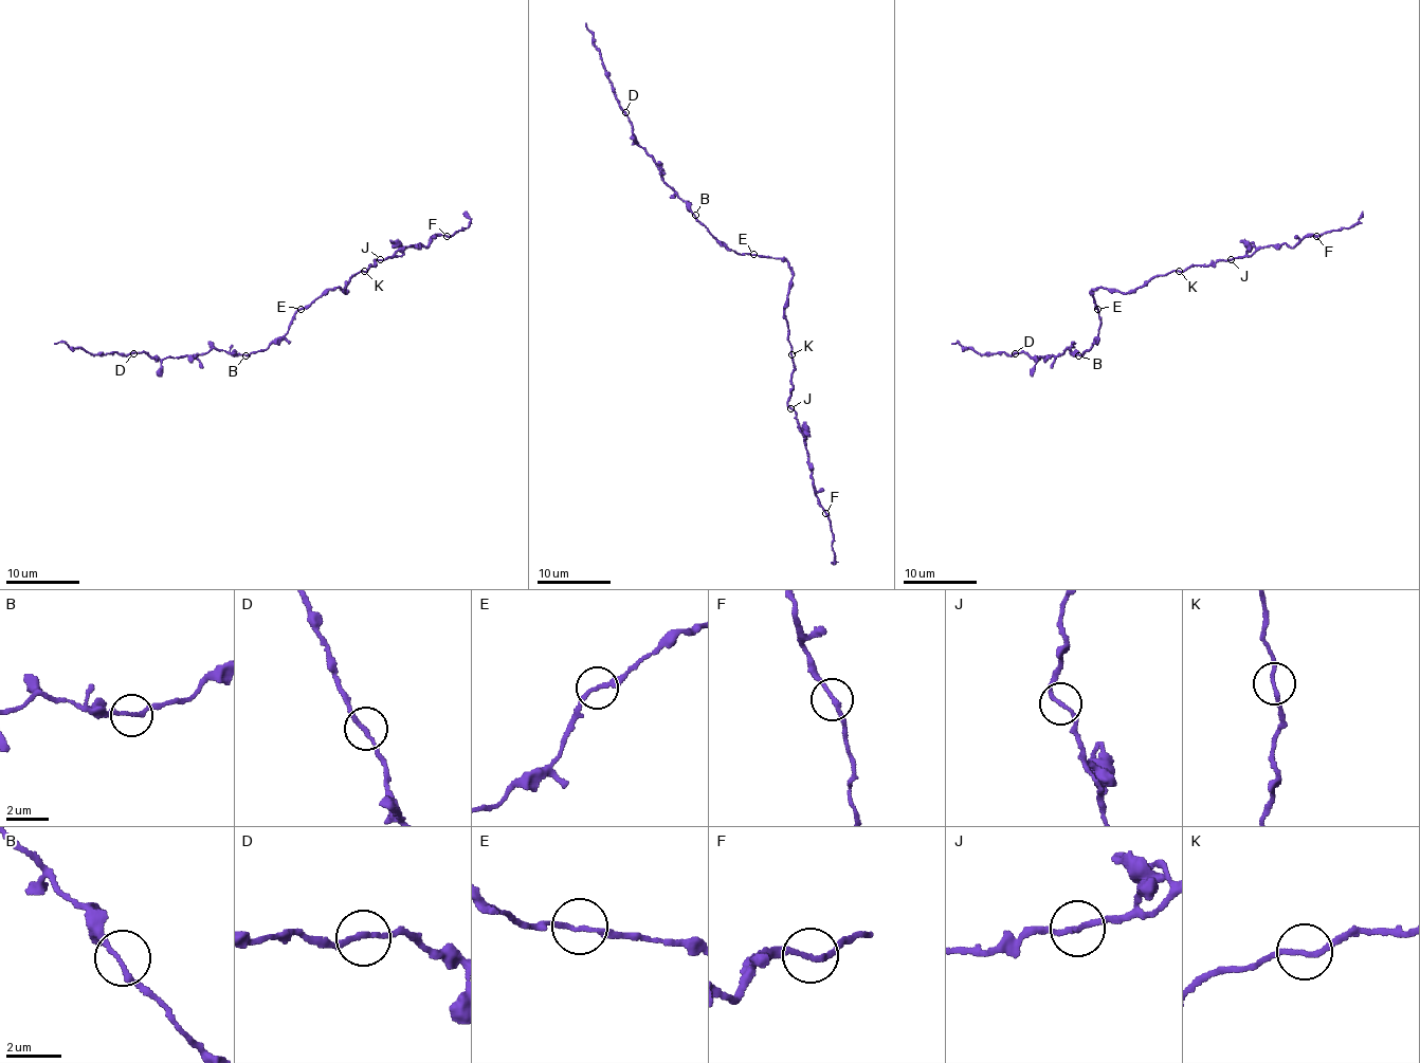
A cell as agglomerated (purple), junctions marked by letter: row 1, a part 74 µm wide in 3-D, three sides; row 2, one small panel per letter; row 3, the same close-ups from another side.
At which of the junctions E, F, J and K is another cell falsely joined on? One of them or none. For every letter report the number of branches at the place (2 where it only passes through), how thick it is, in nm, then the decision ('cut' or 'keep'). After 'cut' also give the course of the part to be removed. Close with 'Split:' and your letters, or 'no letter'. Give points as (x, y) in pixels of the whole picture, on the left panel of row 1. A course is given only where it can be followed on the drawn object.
E: branches 2; calibre 170 nm; keep
F: branches 2; calibre 180 nm; keep
J: branches 2; calibre 170 nm; keep
K: branches 2; calibre 170 nm; keep
Split: no letter

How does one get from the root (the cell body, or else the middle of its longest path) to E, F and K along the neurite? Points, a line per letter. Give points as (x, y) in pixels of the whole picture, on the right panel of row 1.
E: (1091, 294), (1096, 309)
F: (1091, 294), (1098, 287), (1132, 293), (1157, 276), (1229, 261), (1253, 246), (1296, 246), (1316, 236)
K: (1091, 294), (1098, 287), (1132, 293), (1157, 276), (1179, 271)

